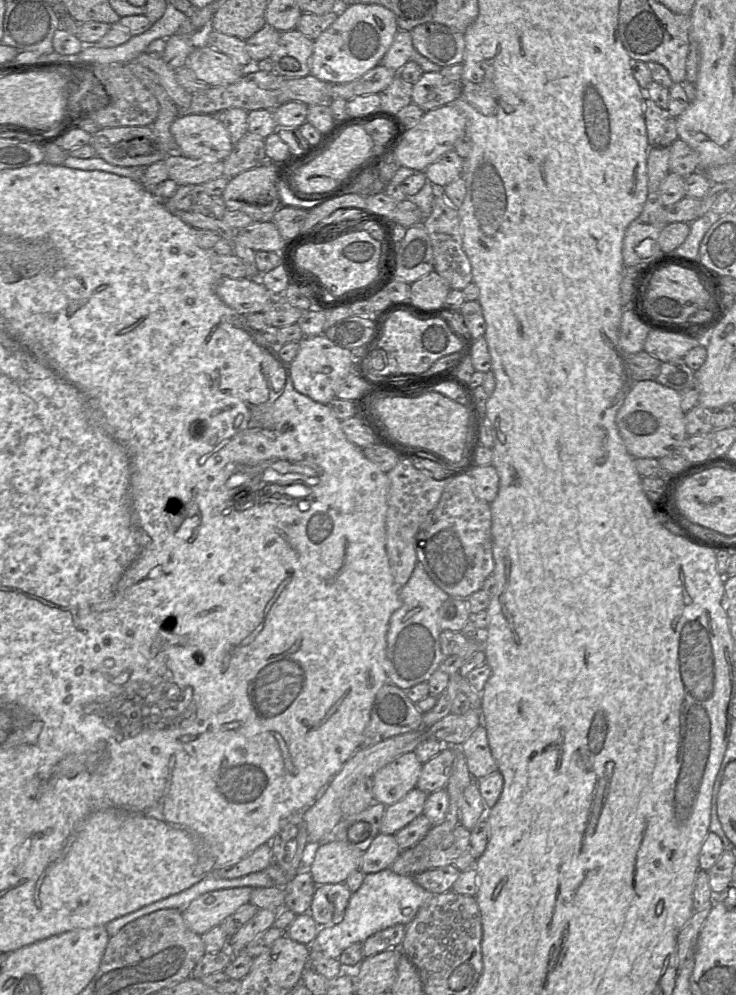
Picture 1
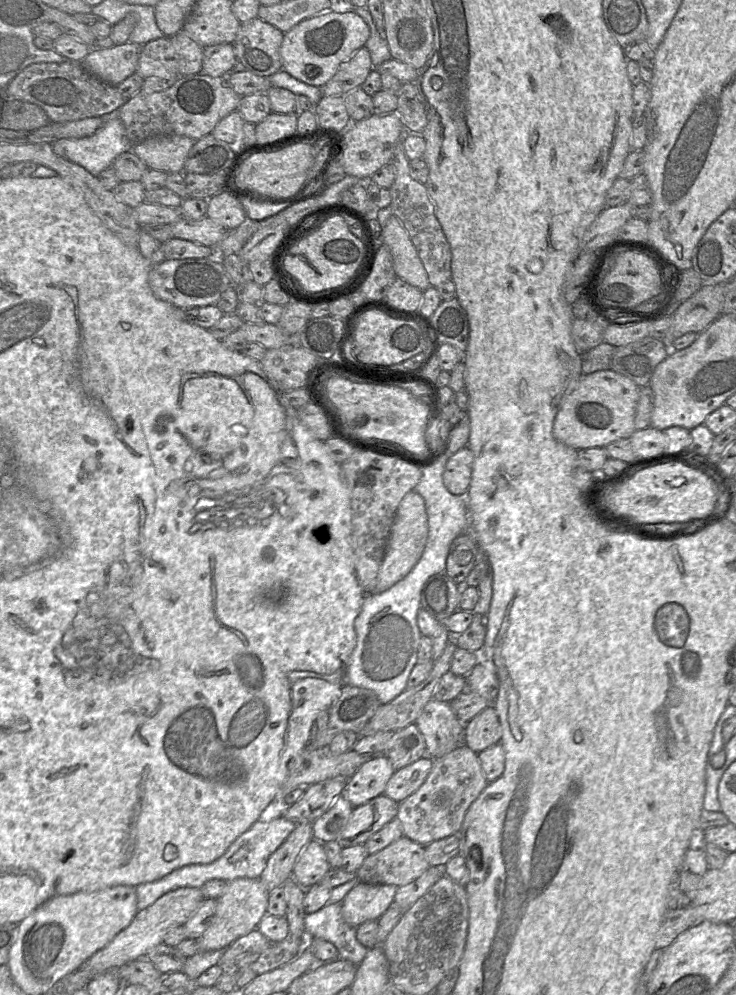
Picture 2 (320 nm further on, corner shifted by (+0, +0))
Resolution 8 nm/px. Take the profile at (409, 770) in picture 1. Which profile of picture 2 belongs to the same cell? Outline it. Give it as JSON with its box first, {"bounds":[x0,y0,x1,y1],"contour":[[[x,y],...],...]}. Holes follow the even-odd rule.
{"bounds":[341,757,395,807],"contour":[[[377,757],[362,764],[346,781],[341,796],[353,807],[383,795],[395,770],[386,757]]]}

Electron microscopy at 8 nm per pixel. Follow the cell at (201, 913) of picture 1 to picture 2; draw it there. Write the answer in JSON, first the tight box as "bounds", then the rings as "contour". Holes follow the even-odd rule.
{"bounds":[80,887,203,973],"contour":[[[182,887],[167,892],[152,905],[138,911],[130,925],[106,947],[90,957],[80,969],[92,969],[101,973],[116,969],[132,960],[144,958],[152,948],[163,943],[163,939],[170,929],[184,926],[199,908],[203,899],[200,888]]]}

